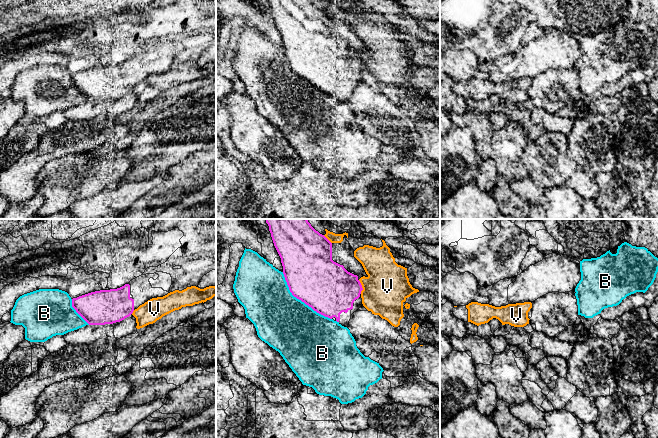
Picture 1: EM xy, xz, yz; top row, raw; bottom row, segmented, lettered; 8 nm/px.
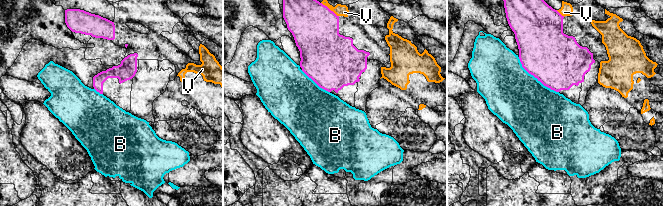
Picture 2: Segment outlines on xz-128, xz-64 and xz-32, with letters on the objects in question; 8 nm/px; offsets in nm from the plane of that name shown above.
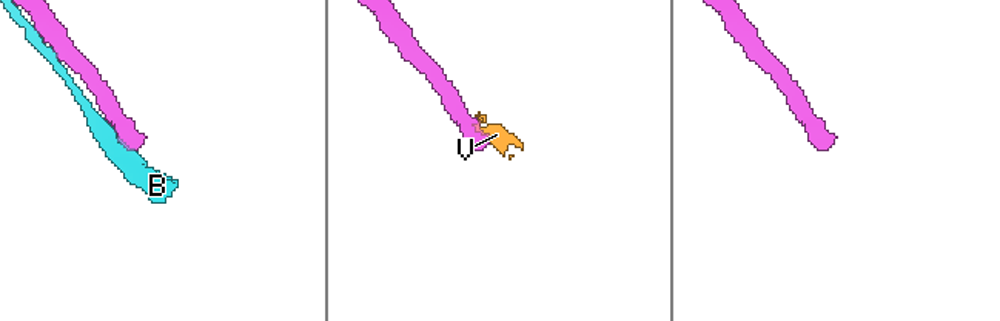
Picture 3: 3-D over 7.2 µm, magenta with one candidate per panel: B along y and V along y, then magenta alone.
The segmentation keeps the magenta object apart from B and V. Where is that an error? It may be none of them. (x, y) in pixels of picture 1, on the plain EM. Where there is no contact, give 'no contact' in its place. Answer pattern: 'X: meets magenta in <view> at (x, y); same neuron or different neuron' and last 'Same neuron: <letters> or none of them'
B: meets magenta in xz at (301, 76); different neuron
V: meets magenta in xz at (361, 63); different neuron
Same neuron: none of them

